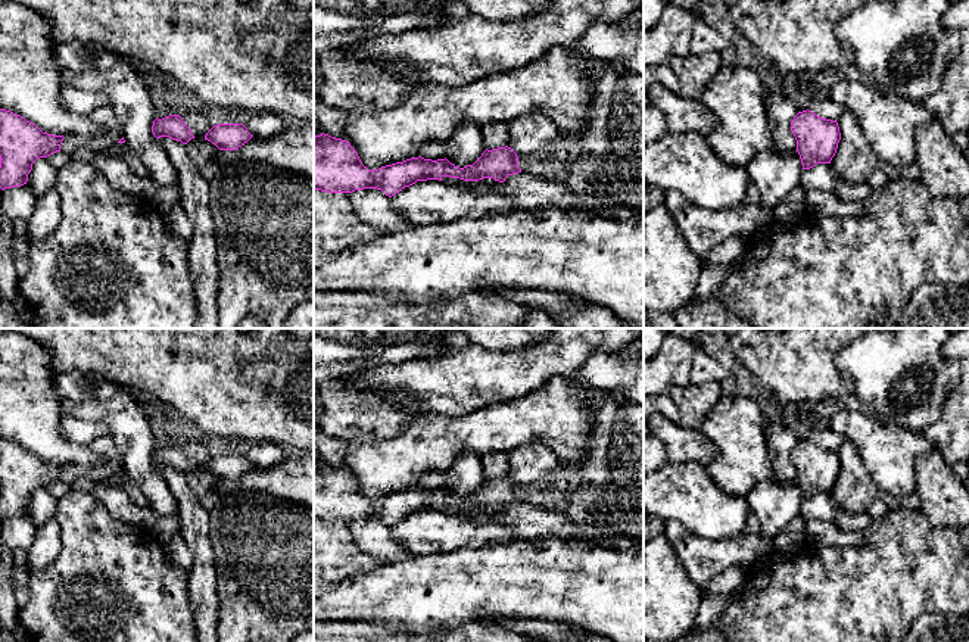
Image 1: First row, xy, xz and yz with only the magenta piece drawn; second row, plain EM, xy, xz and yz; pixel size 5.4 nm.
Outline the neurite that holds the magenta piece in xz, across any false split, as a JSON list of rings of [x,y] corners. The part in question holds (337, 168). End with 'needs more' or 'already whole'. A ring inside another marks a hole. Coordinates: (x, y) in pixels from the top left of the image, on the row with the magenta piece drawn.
[[[324,133],[314,135],[314,188],[327,193],[377,188],[392,197],[417,181],[442,181],[443,177],[451,177],[464,181],[493,178],[504,183],[508,175],[518,172],[518,156],[508,146],[486,149],[473,165],[464,168],[446,158],[431,160],[418,156],[371,171],[362,165],[349,141]]]; already whole

